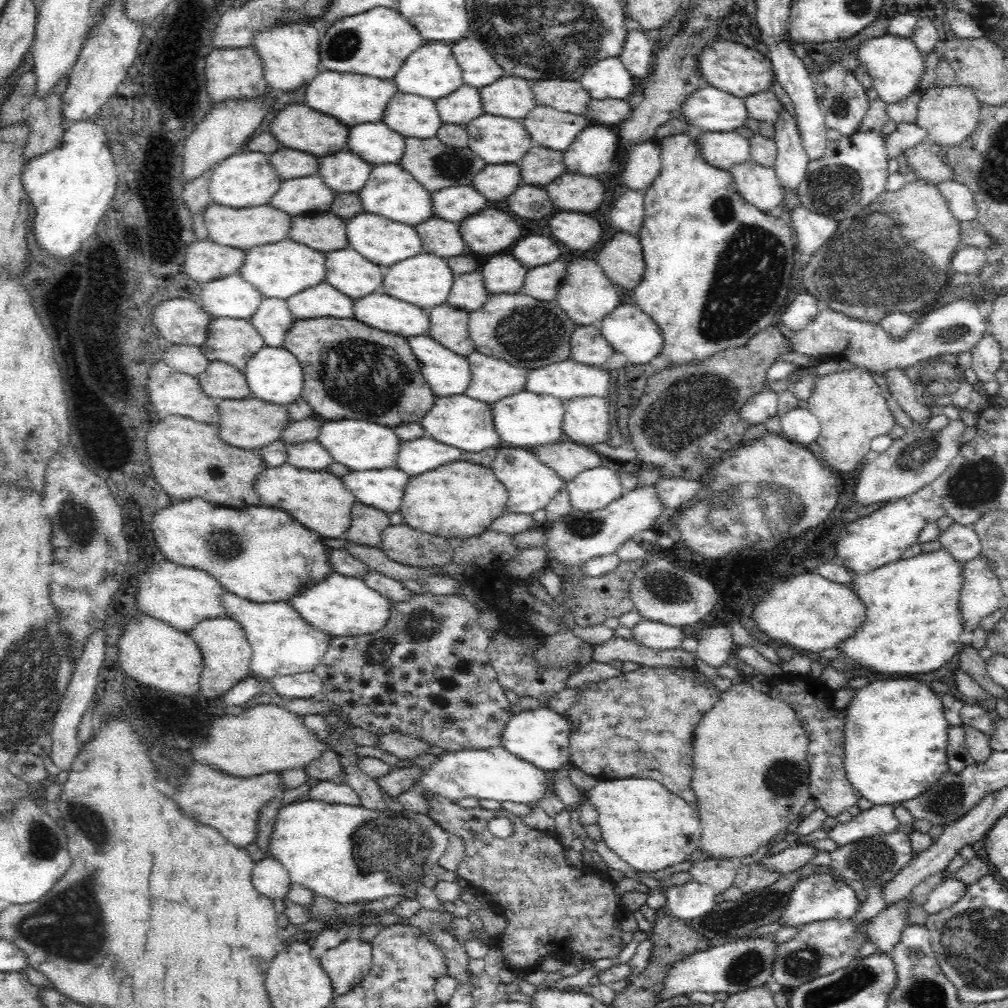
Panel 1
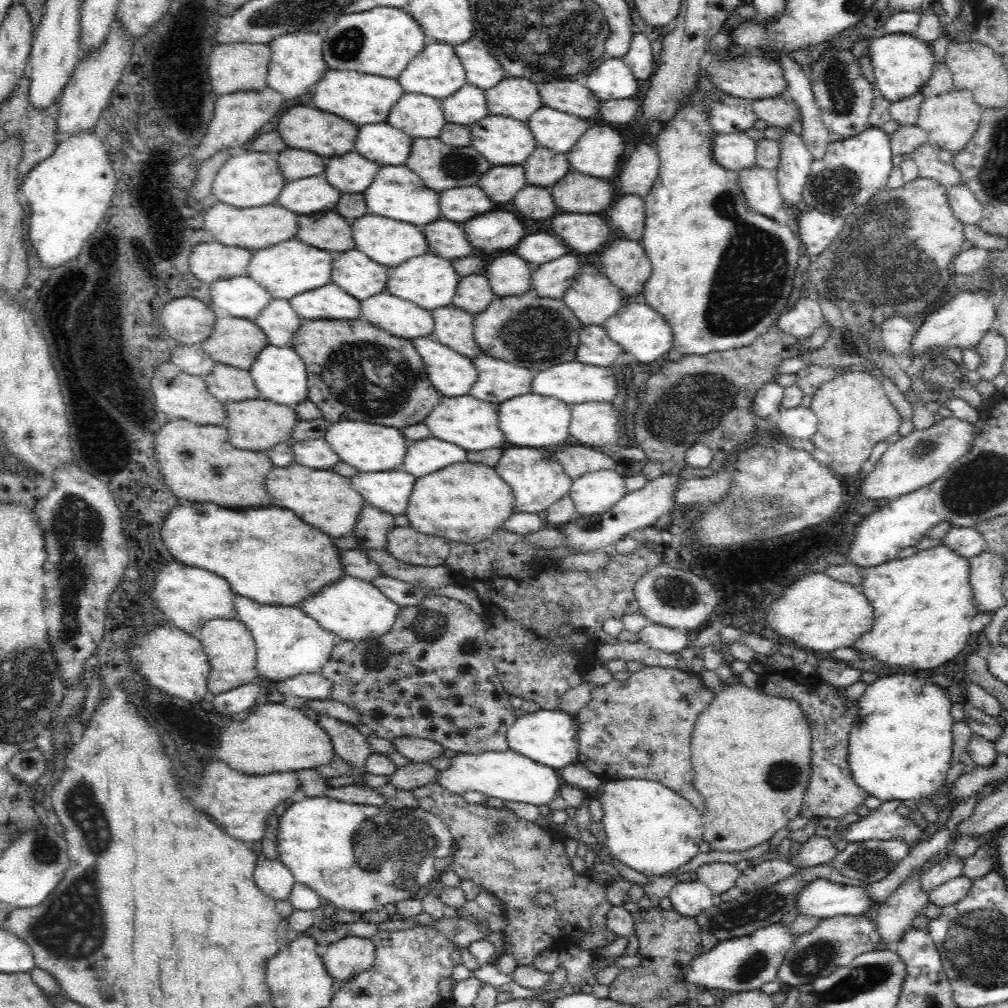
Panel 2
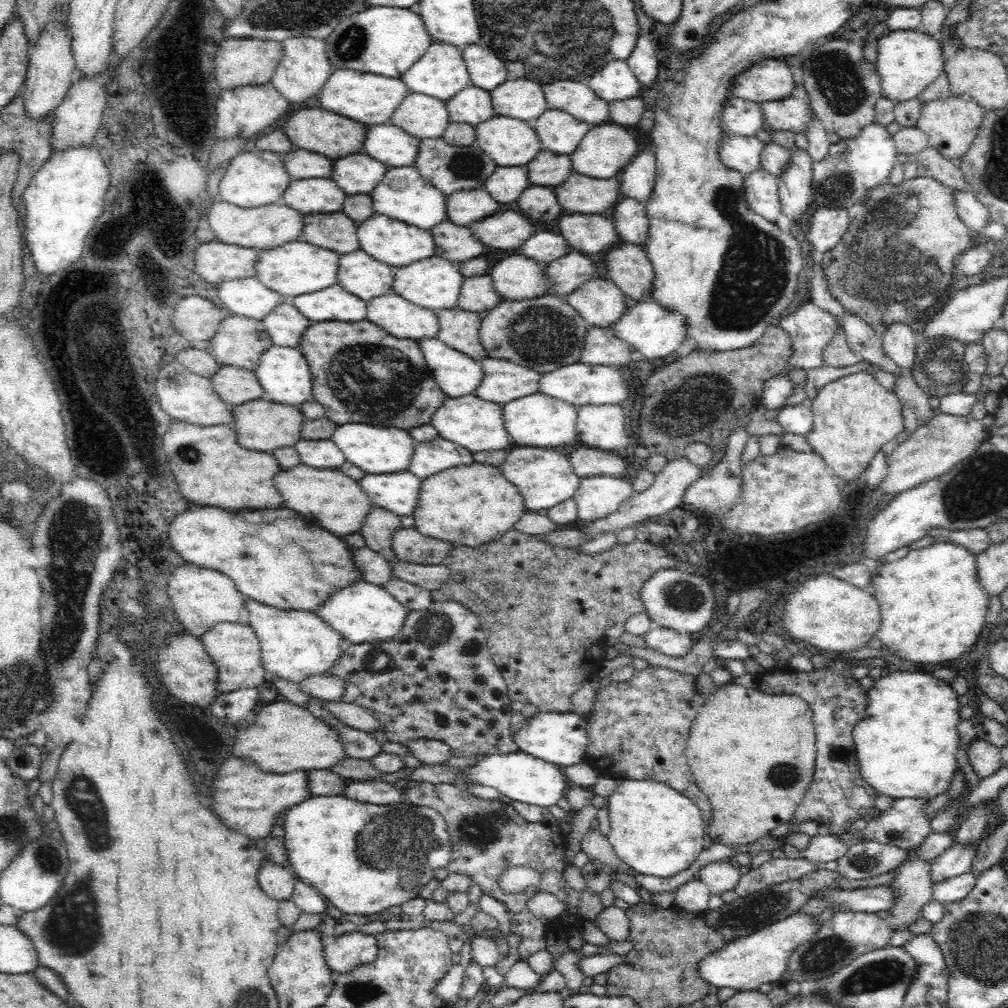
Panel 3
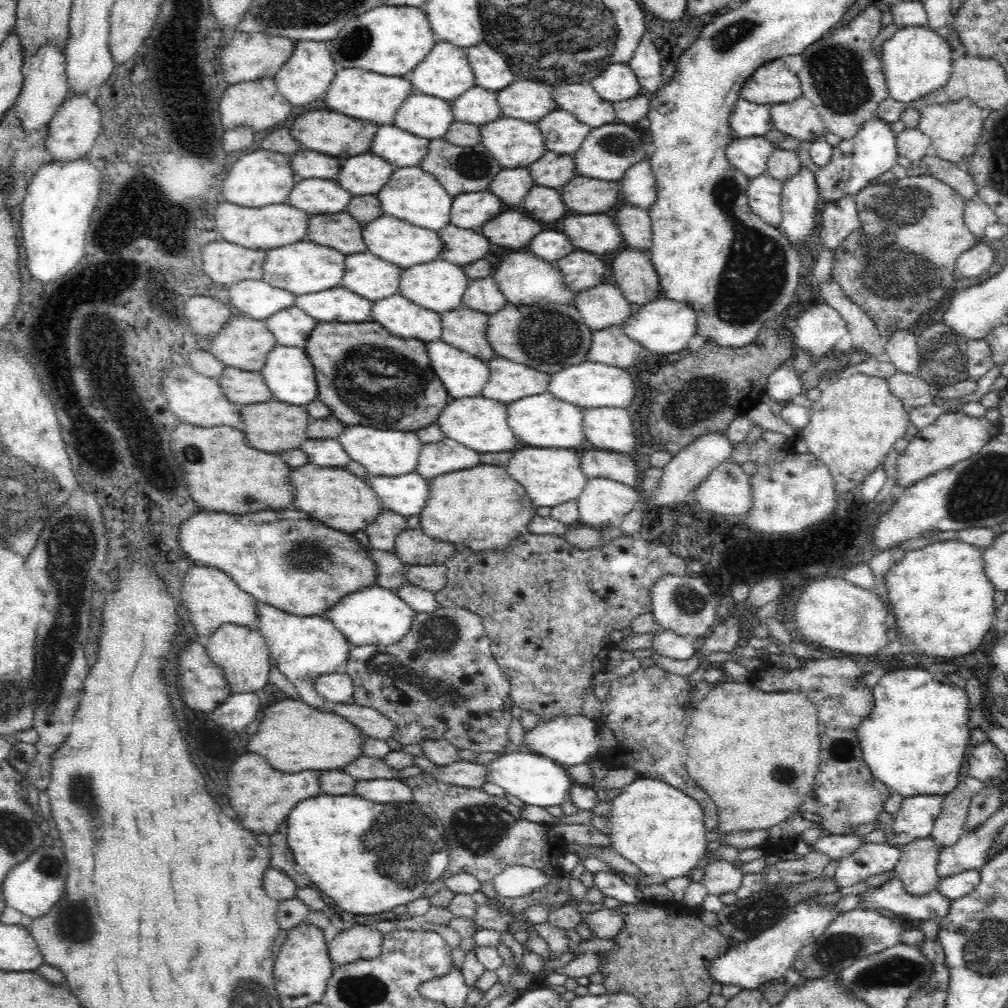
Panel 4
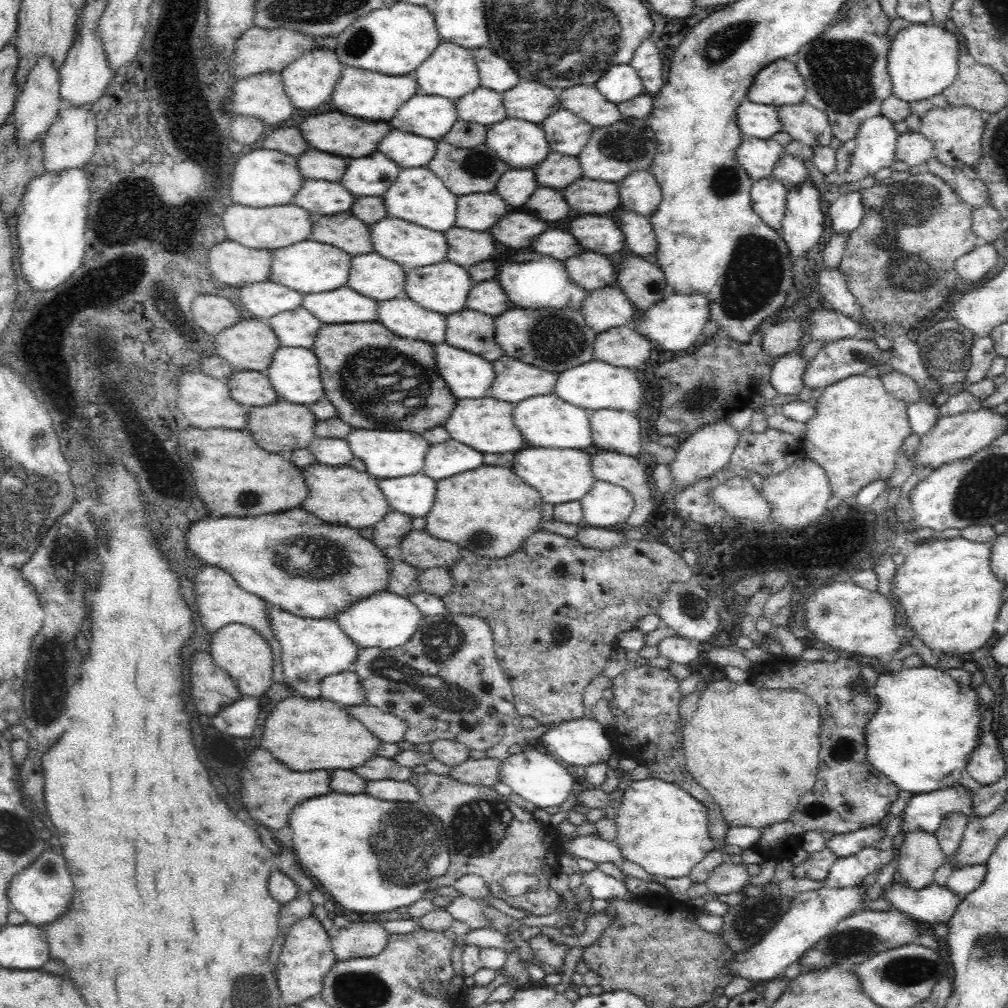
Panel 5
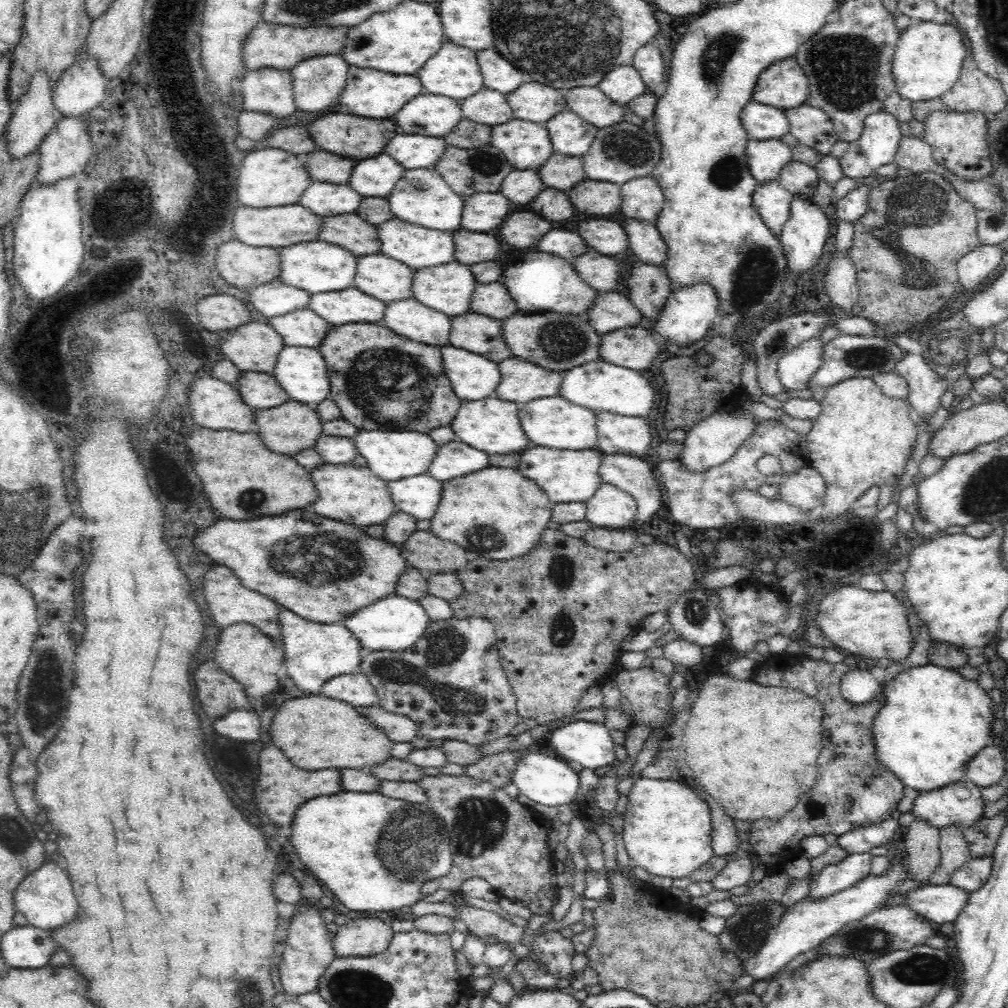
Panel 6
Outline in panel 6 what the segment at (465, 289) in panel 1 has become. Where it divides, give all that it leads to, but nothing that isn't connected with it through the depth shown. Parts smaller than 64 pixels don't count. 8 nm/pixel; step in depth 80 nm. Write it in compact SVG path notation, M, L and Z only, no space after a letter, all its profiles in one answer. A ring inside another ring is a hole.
M500 282L477 284L469 307L472 312L482 313L502 322L519 311L517 304Z

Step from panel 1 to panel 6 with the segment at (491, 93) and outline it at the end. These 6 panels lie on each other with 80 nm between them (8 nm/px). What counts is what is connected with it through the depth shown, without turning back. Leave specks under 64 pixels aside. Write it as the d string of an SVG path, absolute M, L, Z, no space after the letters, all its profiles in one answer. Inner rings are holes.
M527 80L506 95L516 119L545 124L556 113L568 111L564 92Z

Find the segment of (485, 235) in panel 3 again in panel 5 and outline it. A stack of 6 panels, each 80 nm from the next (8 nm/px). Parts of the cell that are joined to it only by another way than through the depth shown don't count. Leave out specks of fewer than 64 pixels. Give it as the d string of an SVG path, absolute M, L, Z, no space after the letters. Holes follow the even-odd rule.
M512 212L512 214L504 216L504 220L500 220L500 224L489 228L488 231L496 241L518 250L518 248L530 246L534 242L534 238L540 236L546 228L548 228L546 222L542 222L530 214Z

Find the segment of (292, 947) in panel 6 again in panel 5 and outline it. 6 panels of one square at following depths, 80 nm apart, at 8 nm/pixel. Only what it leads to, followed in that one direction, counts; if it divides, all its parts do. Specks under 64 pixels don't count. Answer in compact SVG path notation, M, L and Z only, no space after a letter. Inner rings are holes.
M314 916L298 918L289 926L283 949L279 955L277 985L281 990L282 1005L300 1004L312 996L320 995L322 980L336 962L330 938L323 924Z

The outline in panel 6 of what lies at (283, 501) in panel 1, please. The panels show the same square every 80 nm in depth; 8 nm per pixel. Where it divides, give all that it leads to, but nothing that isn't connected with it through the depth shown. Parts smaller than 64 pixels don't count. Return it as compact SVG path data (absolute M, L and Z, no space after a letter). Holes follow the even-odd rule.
M324 462L311 474L320 498L310 506L313 511L325 519L334 519L357 527L382 524L388 517L399 512L396 503L389 494L387 481L378 478L367 466L357 466L350 462L333 465Z

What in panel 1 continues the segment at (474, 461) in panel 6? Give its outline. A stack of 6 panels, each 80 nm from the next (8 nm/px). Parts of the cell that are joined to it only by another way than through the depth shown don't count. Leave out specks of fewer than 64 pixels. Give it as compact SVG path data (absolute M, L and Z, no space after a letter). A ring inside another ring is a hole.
M430 436L402 442L397 453L396 467L415 477L440 465L460 461L462 451L434 440Z

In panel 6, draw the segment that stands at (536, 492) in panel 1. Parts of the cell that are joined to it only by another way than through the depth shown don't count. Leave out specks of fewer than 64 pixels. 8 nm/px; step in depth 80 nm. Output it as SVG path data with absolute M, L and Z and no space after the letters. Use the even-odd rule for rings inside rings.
M532 445L521 453L518 470L544 489L552 504L586 502L600 490L599 484L604 483L599 473L603 456L604 453L598 448L573 451Z

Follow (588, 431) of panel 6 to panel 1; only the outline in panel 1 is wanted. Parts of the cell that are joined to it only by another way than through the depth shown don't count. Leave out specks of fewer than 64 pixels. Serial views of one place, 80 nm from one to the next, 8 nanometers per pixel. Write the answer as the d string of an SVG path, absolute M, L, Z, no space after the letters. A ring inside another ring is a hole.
M520 392L515 396L505 397L491 405L493 424L500 435L502 444L528 448L528 446L544 446L566 440L561 422L564 421L564 405L552 396L536 395L532 392Z

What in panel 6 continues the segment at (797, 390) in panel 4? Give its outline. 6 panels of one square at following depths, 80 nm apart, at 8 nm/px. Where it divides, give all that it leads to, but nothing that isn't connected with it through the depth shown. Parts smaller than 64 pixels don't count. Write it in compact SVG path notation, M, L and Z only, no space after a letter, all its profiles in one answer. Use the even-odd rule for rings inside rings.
M812 337L794 348L793 352L784 354L778 362L778 377L786 391L810 388L812 376L820 370L825 346L820 337Z

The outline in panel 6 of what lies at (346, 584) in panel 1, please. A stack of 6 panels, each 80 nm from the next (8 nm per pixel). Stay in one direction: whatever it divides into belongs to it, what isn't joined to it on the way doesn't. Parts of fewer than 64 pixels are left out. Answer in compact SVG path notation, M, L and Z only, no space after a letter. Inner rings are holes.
M390 595L358 609L344 620L344 625L360 641L362 650L369 652L404 652L423 636L432 621L419 601Z

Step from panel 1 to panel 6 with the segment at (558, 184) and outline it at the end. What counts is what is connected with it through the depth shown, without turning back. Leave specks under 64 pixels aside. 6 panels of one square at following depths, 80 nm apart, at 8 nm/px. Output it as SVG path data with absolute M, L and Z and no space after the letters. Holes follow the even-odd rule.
M584 182L572 192L572 202L584 210L588 208L592 214L608 216L621 210L621 185L606 182Z

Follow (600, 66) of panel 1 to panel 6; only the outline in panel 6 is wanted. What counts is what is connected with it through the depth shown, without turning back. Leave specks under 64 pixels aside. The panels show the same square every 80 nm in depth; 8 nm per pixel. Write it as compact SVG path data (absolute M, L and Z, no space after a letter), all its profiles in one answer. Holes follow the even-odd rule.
M616 65L598 86L616 104L628 104L648 92L645 82L633 65Z

